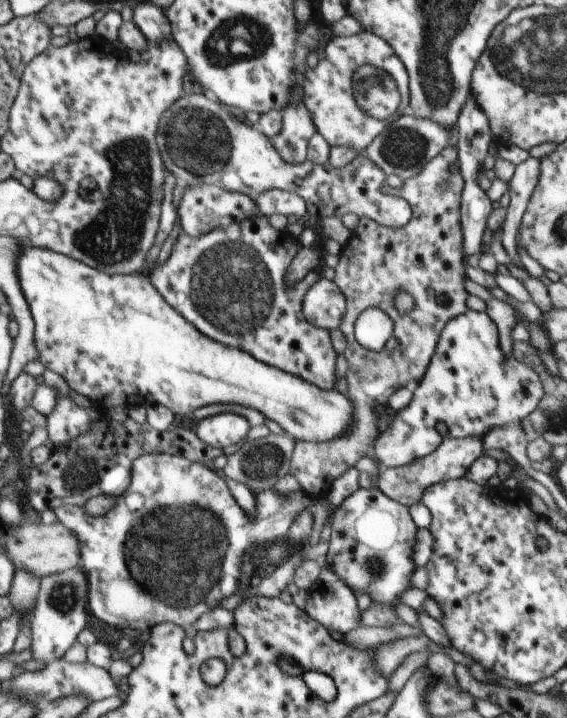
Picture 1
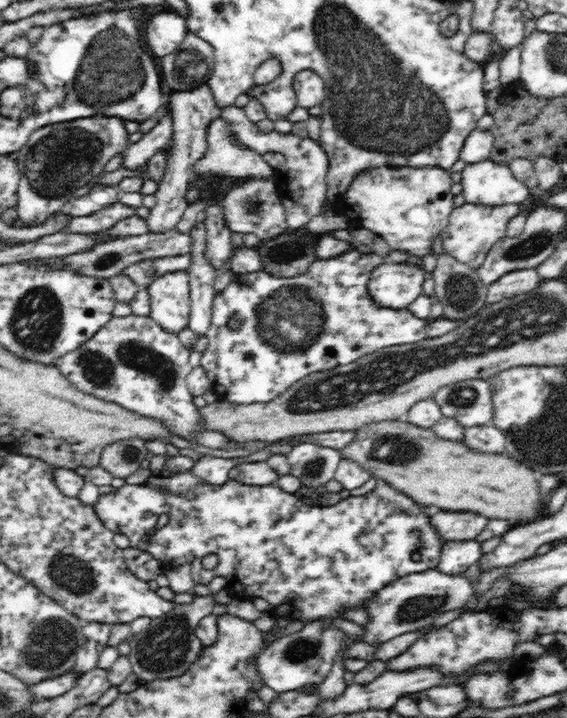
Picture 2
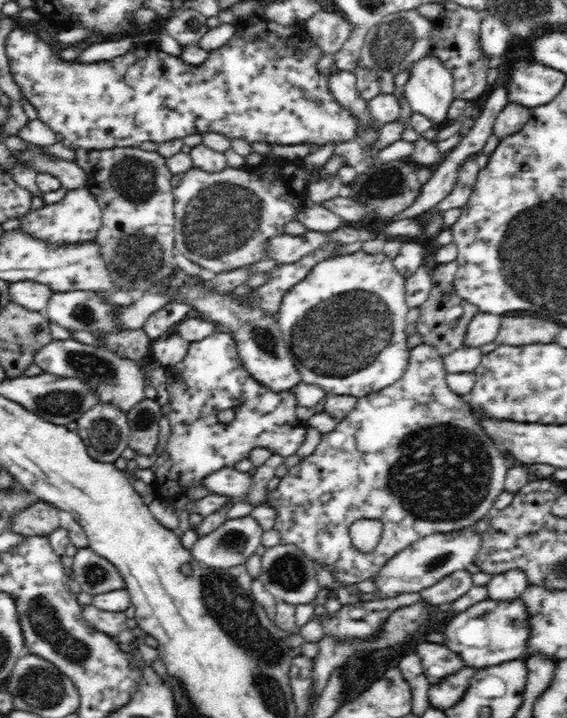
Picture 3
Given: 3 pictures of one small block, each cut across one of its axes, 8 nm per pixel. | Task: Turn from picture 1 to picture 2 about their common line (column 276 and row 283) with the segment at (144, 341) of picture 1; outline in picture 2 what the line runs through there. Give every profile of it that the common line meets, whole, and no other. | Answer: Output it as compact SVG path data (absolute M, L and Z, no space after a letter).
M382 263L376 266L368 280L368 293L376 305L400 310L416 300L428 276L421 265Z

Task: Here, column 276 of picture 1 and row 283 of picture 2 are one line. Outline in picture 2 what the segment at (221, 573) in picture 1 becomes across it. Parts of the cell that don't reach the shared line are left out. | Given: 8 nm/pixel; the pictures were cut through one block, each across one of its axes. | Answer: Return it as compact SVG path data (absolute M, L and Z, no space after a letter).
M537 267L526 268L526 270L512 270L504 276L500 276L496 282L487 287L486 302L488 305L509 299L513 296L532 292L541 285L543 281L539 277Z

